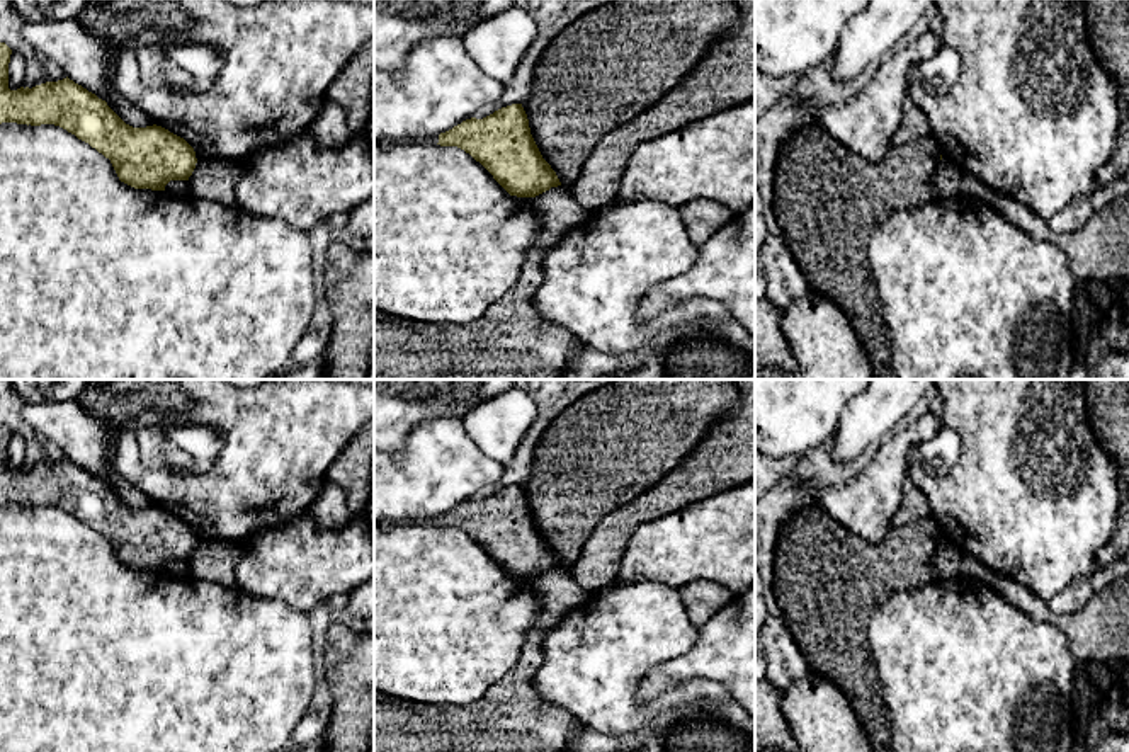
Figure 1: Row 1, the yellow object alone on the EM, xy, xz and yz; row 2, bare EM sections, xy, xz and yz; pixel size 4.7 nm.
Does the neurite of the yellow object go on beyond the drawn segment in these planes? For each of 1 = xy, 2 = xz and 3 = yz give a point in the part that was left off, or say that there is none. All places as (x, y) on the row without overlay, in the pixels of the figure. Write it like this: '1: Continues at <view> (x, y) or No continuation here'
1: No continuation here
2: No continuation here
3: No continuation here

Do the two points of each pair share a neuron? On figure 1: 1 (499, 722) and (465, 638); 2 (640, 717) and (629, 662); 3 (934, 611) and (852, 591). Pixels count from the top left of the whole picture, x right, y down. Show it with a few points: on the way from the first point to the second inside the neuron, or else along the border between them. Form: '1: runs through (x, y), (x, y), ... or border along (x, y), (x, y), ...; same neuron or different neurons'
1: border along (516, 662), (478, 698), (468, 703), (449, 705); different neurons
2: runs through (628, 703), (628, 676); same neuron
3: border along (924, 584), (893, 592), (876, 609), (868, 635); different neurons

